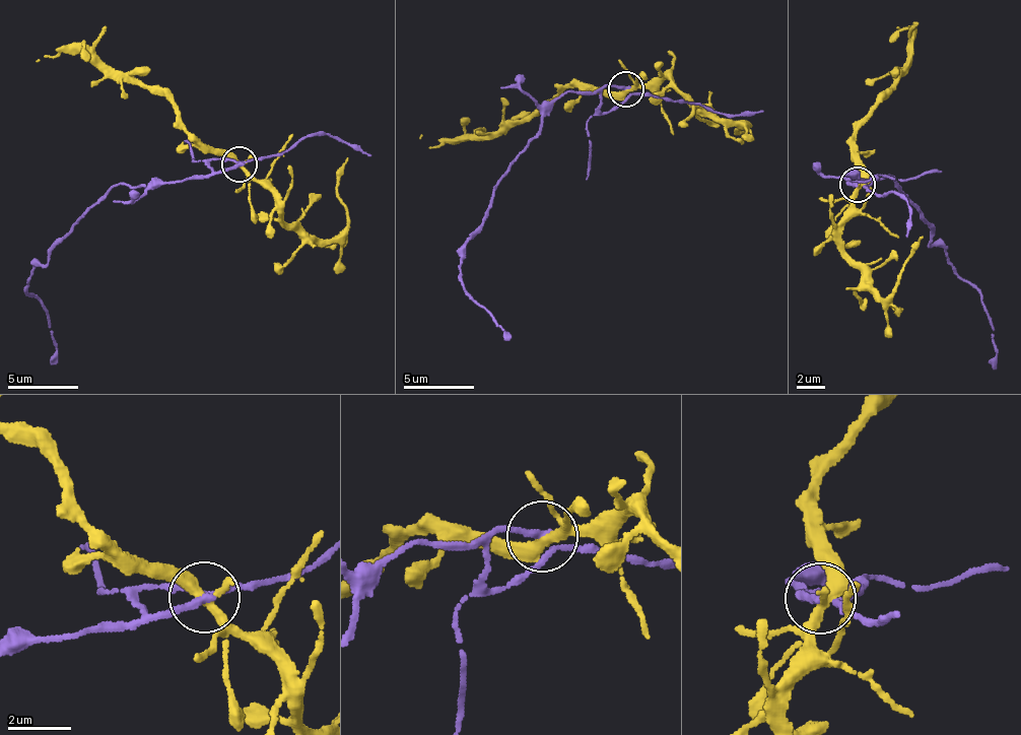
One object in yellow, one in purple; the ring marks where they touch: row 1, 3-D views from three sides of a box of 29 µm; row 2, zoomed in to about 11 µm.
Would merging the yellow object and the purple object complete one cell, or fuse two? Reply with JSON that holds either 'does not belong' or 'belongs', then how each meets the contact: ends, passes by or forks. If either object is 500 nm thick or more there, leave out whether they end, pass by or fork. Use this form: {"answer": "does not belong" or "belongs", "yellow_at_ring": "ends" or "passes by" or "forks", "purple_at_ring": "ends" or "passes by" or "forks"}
{"answer": "does not belong", "yellow_at_ring": "passes by", "purple_at_ring": "ends"}

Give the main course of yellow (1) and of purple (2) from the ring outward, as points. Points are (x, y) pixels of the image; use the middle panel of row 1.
1: (626, 89), (601, 91), (572, 84), (546, 103), (499, 128), (464, 142), (419, 139)
2: (626, 89), (565, 90), (496, 189), (477, 234), (469, 240), (459, 269), (461, 283), (507, 332), (503, 341)

